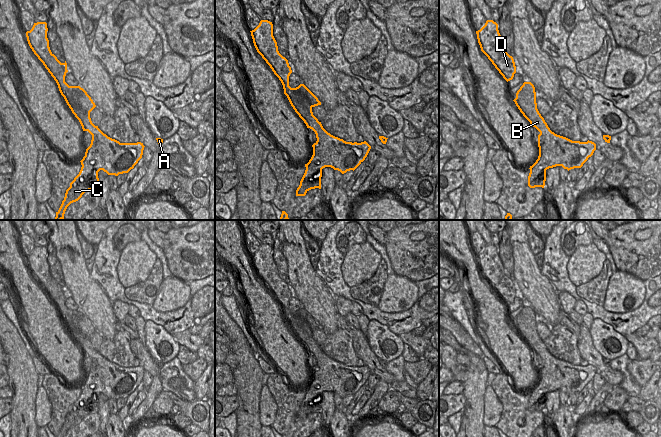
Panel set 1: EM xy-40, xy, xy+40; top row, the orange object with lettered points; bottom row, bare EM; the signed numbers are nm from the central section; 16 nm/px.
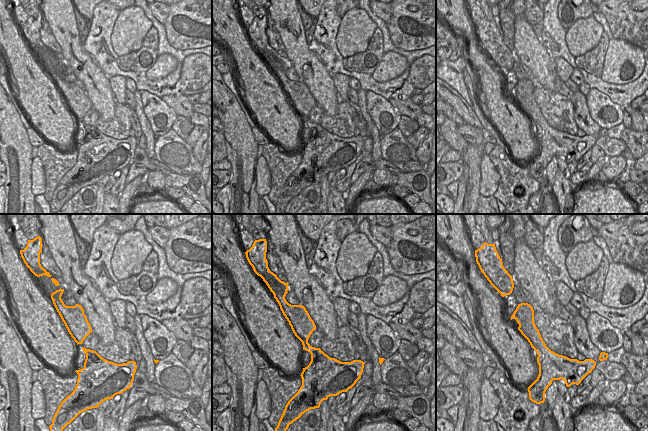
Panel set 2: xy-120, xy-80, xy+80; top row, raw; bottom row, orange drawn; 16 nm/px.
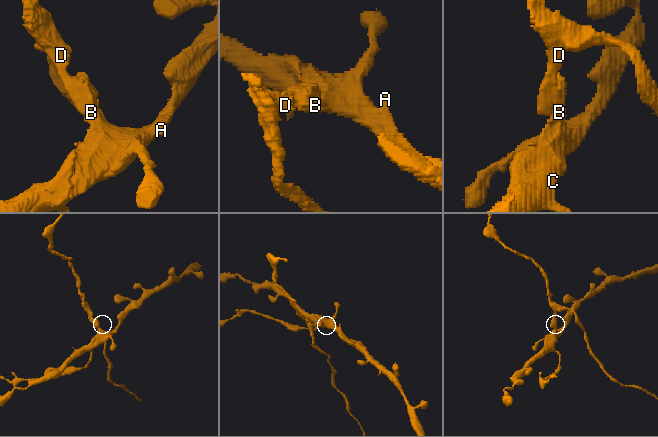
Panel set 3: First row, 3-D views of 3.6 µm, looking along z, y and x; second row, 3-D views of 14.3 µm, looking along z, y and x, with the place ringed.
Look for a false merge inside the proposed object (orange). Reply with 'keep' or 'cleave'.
cleave

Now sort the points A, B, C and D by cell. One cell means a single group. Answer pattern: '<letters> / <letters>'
A C / B D

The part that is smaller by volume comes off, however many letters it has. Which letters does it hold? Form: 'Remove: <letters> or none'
Remove: B, D

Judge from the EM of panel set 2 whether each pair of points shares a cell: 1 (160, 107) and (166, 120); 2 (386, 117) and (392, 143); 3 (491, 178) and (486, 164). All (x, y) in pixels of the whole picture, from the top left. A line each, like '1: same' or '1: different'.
1: same
2: different
3: same

